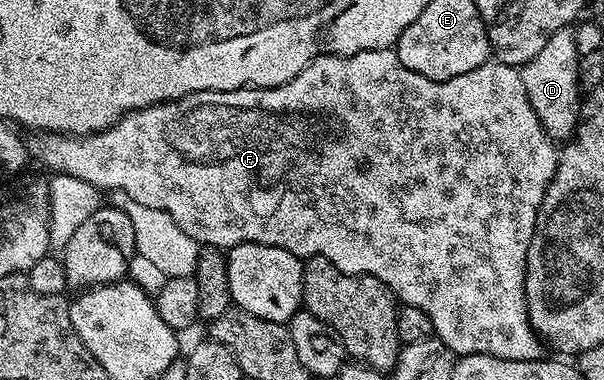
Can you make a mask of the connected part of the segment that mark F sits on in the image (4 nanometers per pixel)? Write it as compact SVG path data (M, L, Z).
M390 47L376 51L362 51L356 55L318 55L309 66L301 69L301 73L297 73L297 77L293 77L288 83L282 83L276 87L238 87L232 91L197 91L183 96L182 99L173 99L170 103L155 103L152 107L143 107L140 111L129 111L126 115L122 115L113 126L106 127L103 131L96 131L94 135L36 134L35 140L30 140L29 151L34 158L36 155L45 166L52 167L50 169L52 172L81 177L81 181L89 181L89 185L98 187L107 193L124 191L141 205L164 210L173 221L177 221L177 225L181 225L181 229L185 229L185 233L189 233L189 237L193 237L204 248L230 249L239 243L260 243L270 247L280 247L300 257L323 255L329 261L333 261L333 265L337 265L337 269L345 275L377 277L391 290L391 294L400 304L421 309L421 313L429 313L429 321L433 321L433 329L435 330L434 338L440 339L450 351L455 352L456 356L492 355L509 361L529 361L540 358L539 343L541 344L541 339L535 334L527 316L527 298L525 297L527 254L529 253L529 245L533 241L533 229L537 221L539 206L545 197L547 186L551 184L551 178L555 176L560 152L557 150L556 140L547 134L537 117L537 113L533 113L533 105L529 105L529 97L525 93L525 85L521 81L519 73L520 68L511 67L508 63L488 61L485 65L481 65L469 73L461 73L461 77L453 77L449 81L433 81L429 77L421 77L421 73L413 73L413 69L405 69L405 65L399 63L399 54Z

